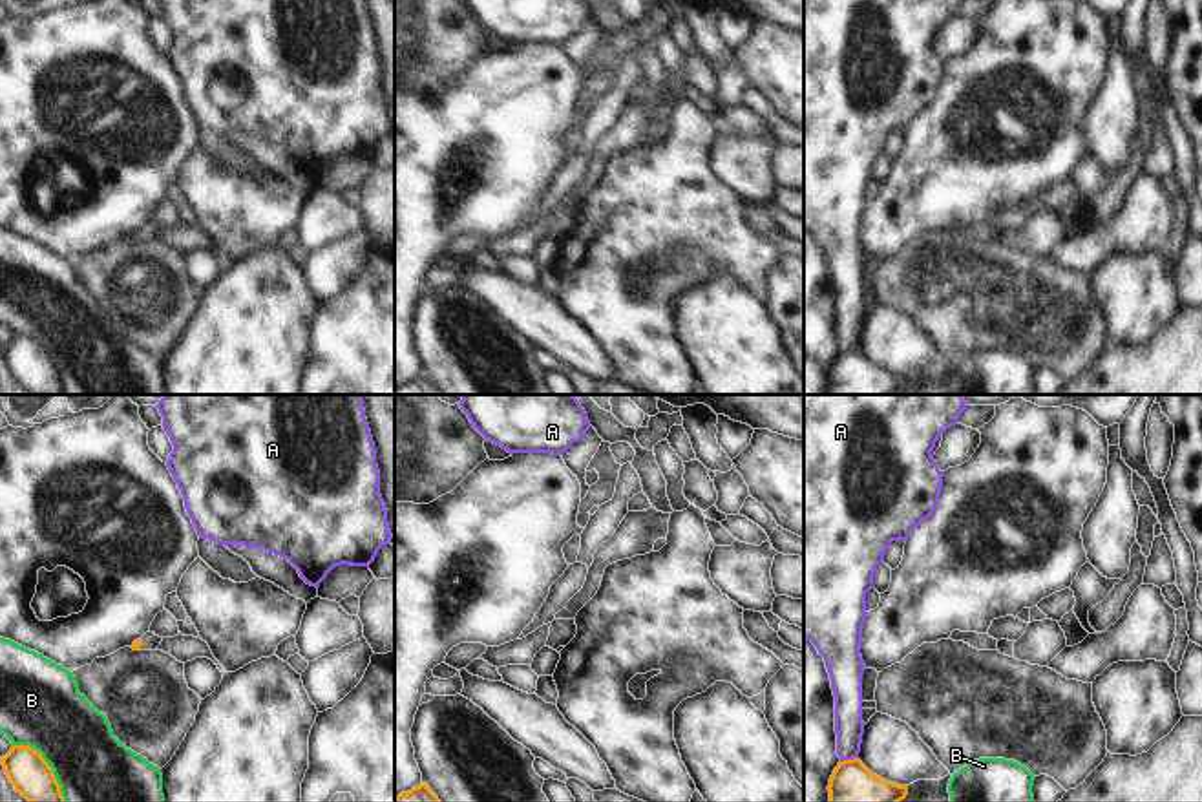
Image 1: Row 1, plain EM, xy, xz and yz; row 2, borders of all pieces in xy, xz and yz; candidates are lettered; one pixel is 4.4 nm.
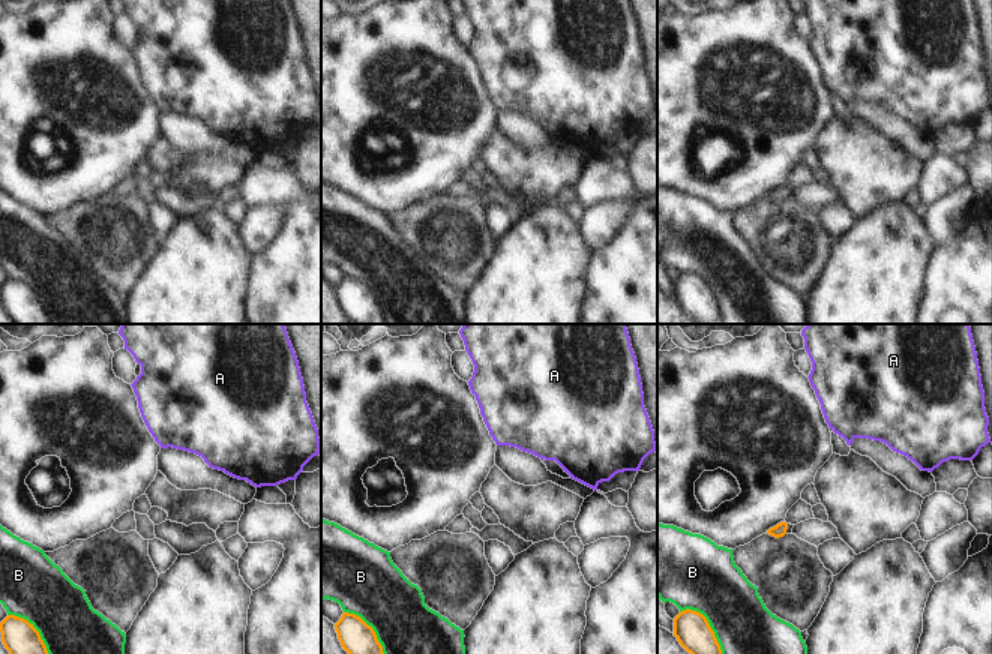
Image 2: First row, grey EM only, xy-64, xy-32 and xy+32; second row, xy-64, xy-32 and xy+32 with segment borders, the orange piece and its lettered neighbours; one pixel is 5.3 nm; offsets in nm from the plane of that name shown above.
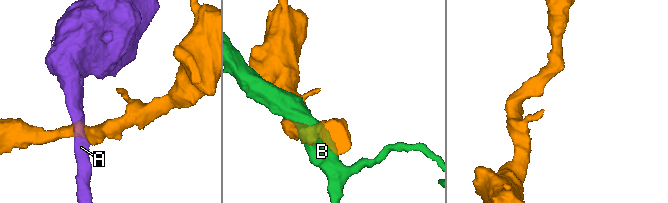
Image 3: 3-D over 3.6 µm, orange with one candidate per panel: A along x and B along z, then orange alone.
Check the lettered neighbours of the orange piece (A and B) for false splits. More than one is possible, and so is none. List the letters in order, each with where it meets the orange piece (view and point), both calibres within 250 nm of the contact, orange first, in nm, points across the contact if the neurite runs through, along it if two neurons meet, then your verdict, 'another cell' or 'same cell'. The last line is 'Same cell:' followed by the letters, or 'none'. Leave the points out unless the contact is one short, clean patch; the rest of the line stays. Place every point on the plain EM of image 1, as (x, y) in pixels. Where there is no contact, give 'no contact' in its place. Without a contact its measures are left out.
A: contact yz (848, 351); calibres 280 and 130 nm; another cell
B: contact xy (48, 357); calibres 180 and 360 nm; another cell
Same cell: none

